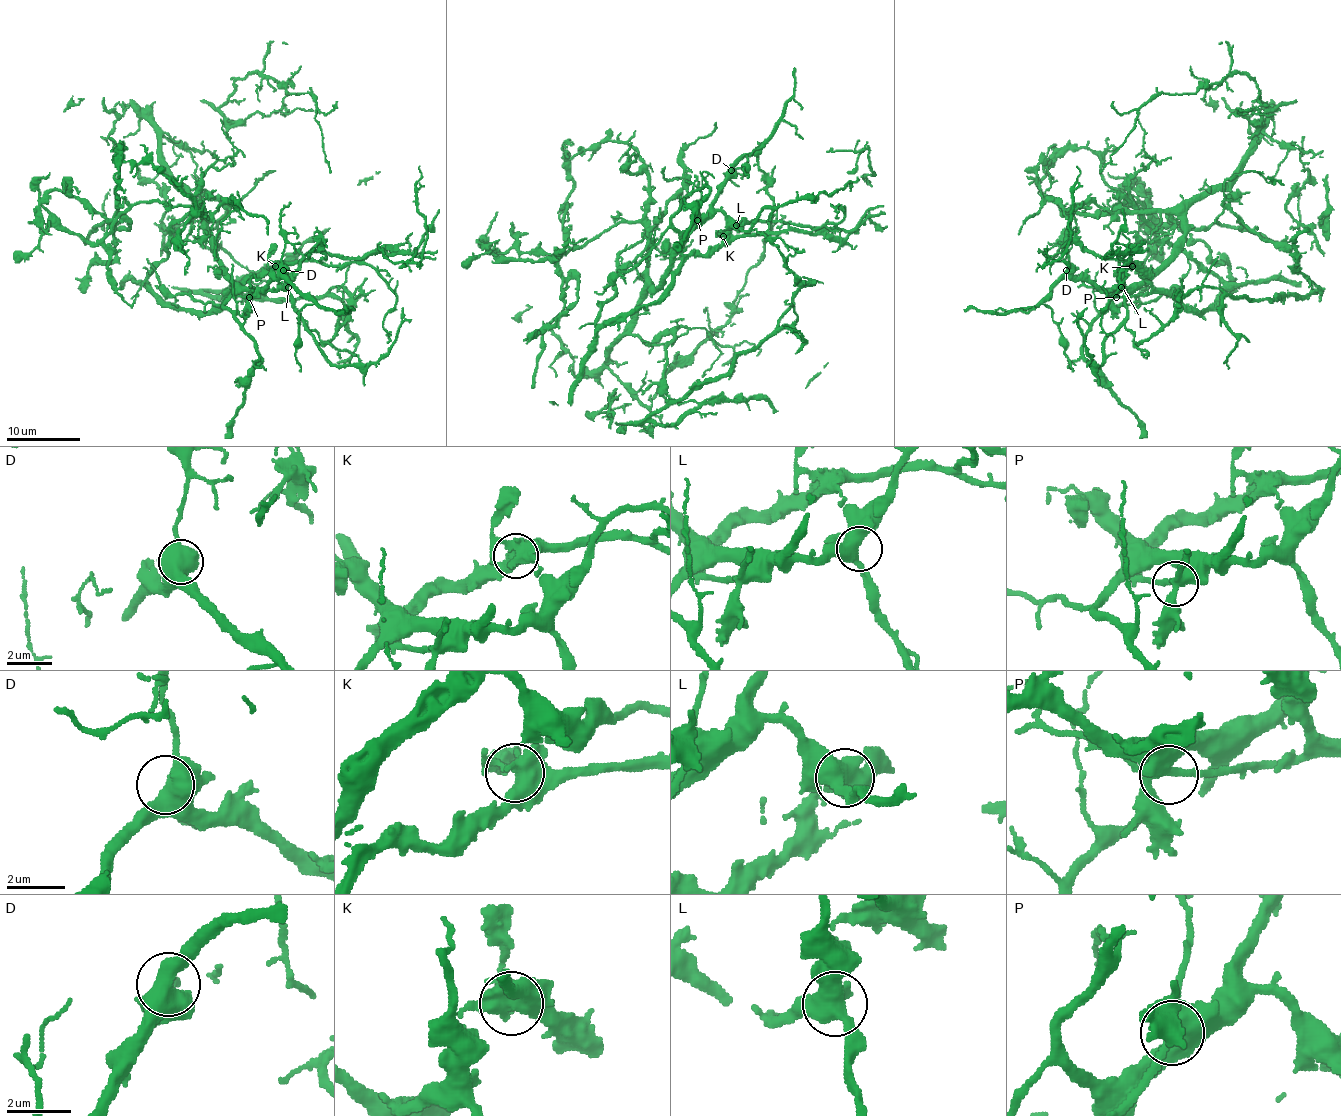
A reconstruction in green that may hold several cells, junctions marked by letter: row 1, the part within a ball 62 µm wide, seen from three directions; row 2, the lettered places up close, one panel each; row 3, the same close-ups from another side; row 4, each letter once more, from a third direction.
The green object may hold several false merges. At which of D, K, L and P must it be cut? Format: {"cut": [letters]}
{"cut": ["P"]}

